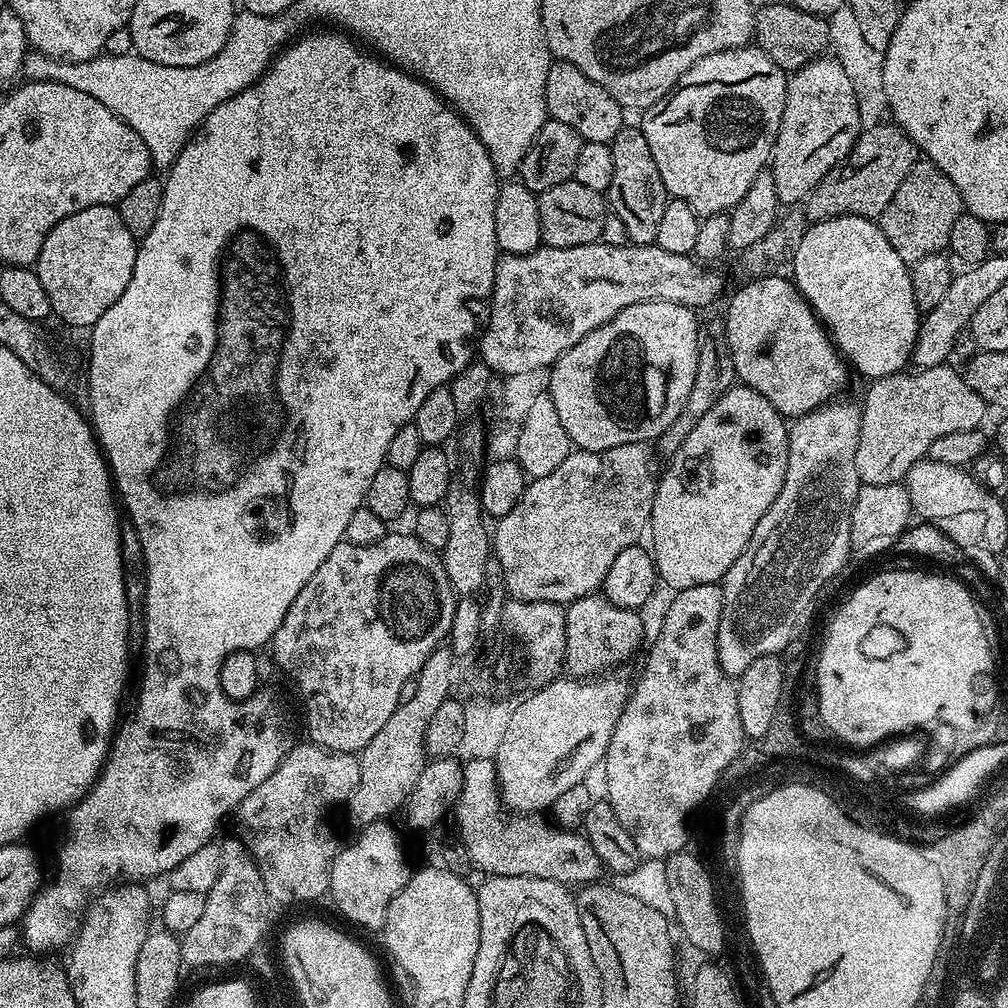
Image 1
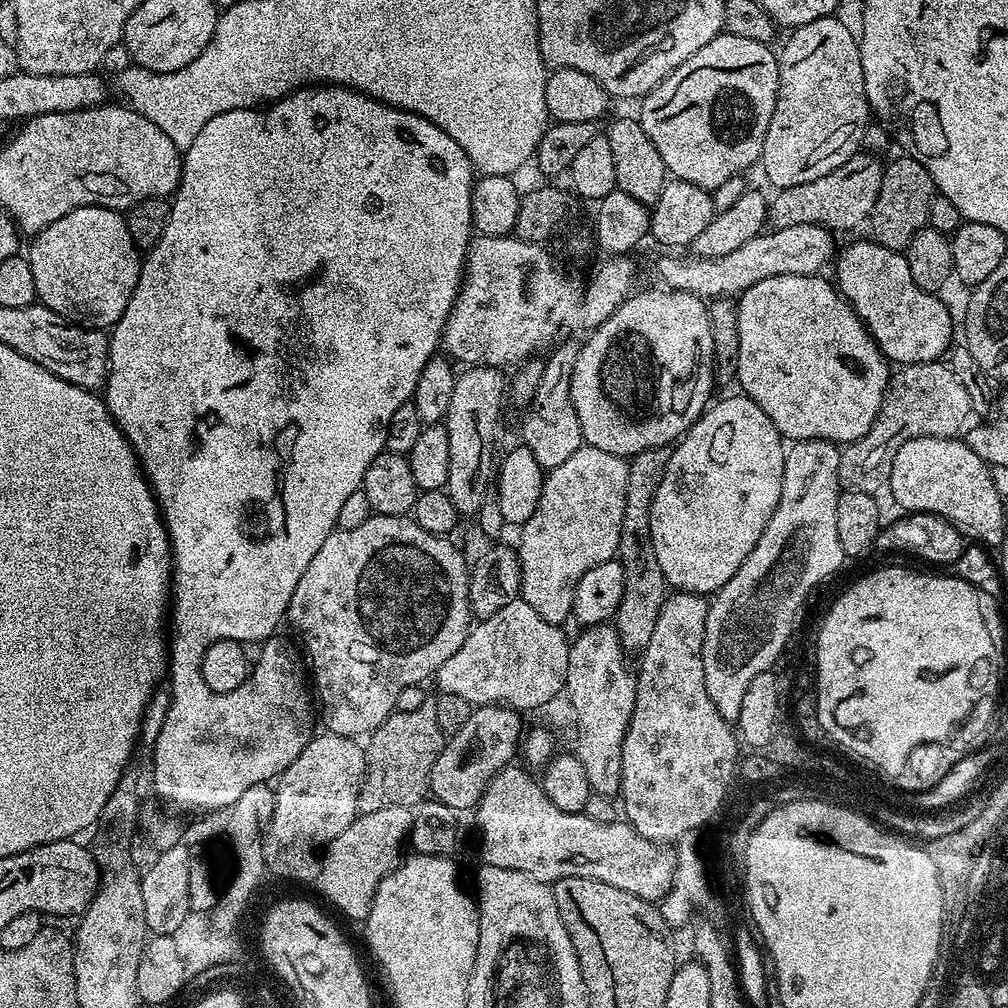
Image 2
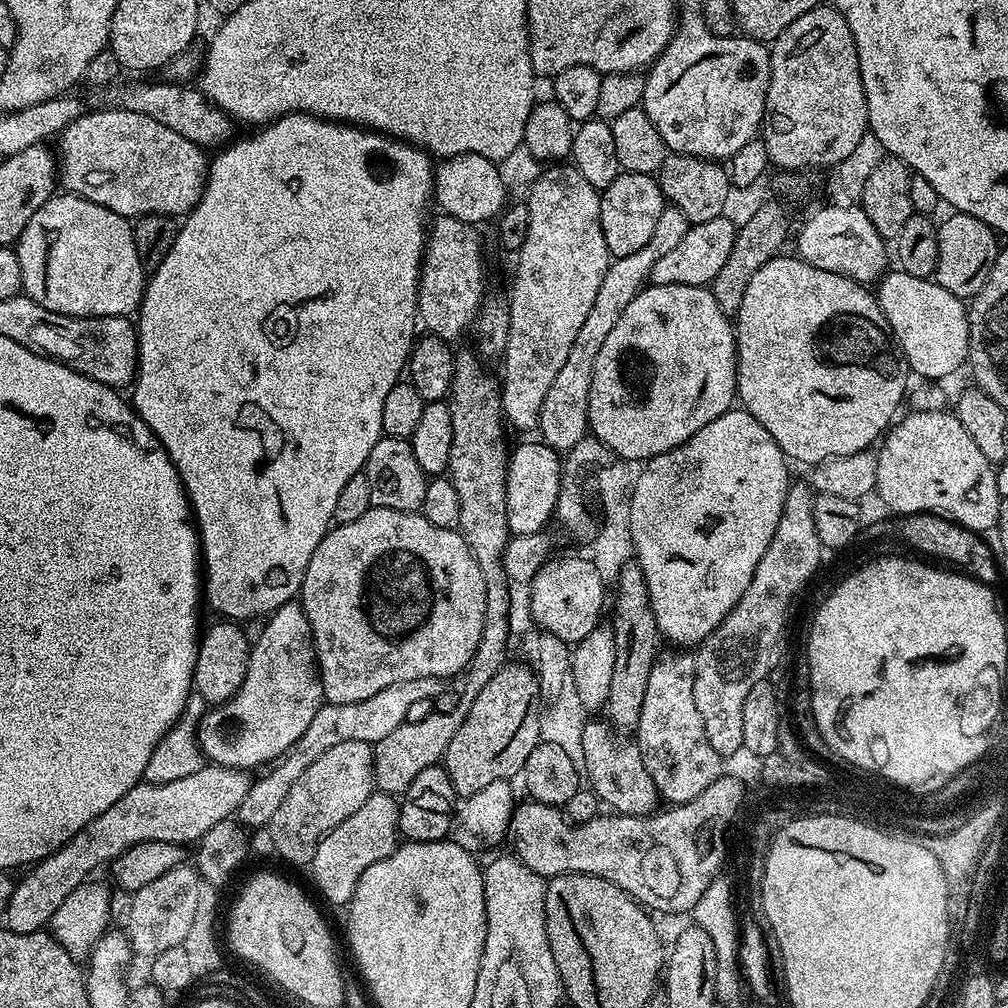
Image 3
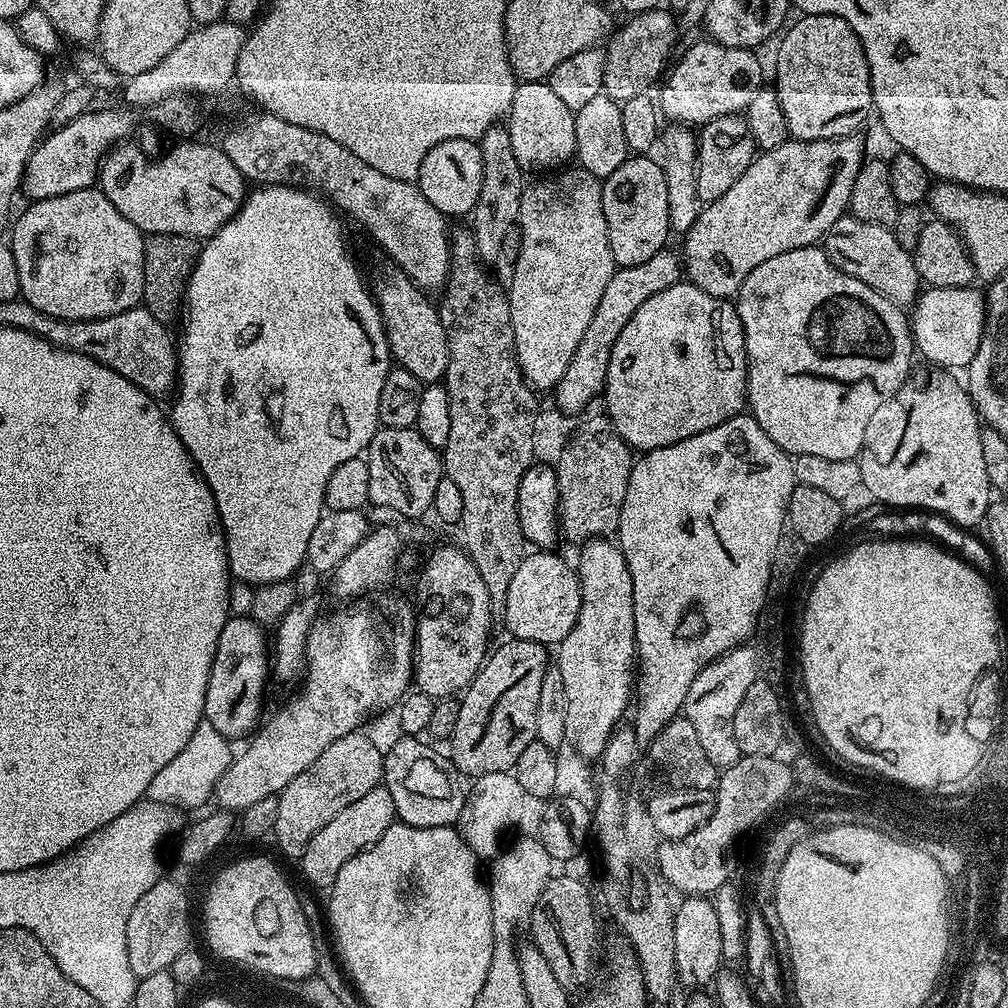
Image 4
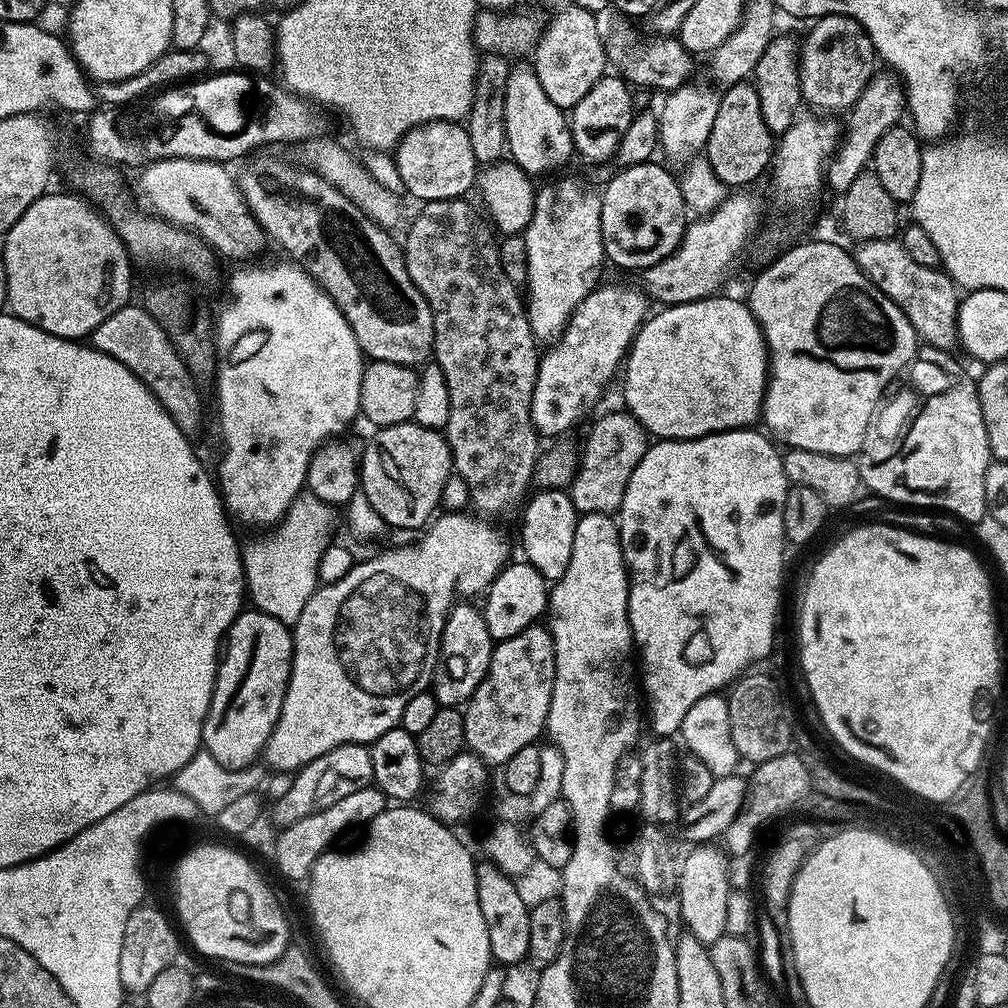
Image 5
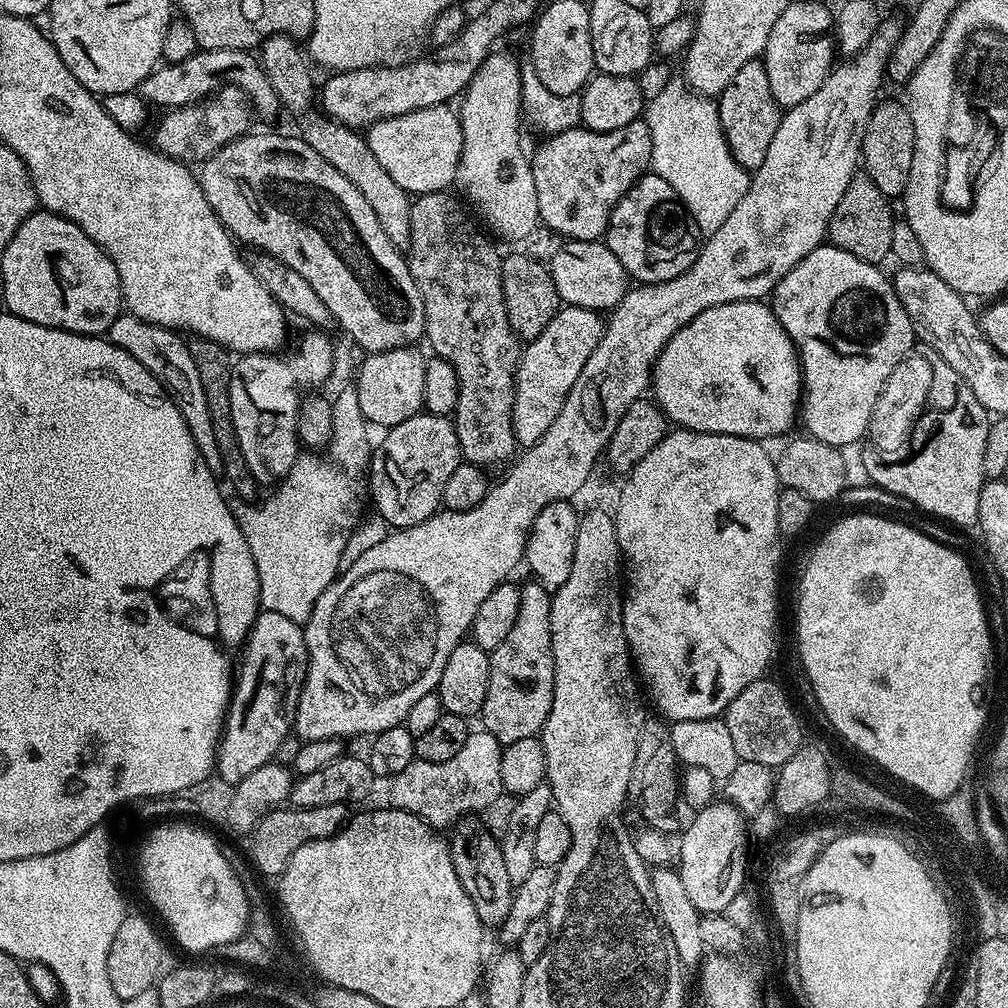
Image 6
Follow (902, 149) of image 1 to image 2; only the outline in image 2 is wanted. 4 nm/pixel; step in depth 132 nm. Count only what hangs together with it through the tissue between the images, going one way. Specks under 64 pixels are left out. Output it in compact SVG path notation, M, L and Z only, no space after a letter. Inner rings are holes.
M861 150L842 166L830 170L830 174L814 178L814 182L802 182L802 186L779 189L775 193L776 197L773 195L768 201L767 223L772 228L813 224L836 234L847 228L856 228L872 215L883 173L882 160L871 156L867 150Z

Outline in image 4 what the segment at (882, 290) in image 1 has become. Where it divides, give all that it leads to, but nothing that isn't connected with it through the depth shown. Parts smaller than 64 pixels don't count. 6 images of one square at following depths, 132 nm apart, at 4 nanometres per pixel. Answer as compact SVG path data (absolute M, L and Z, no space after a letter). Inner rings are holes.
M975 287L967 288L928 288L921 291L910 316L910 327L914 348L920 352L932 364L941 364L944 368L967 369L969 362L978 354L978 348L982 342L984 333L984 313L986 311L986 296L983 291L975 292Z

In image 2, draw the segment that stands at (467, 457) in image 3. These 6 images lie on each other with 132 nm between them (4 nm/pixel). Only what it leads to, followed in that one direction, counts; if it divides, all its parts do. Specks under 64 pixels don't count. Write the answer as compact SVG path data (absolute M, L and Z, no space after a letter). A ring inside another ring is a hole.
M426 698L416 710L394 711L369 733L364 746L367 770L359 792L359 813L373 813L389 806L406 805L412 808L425 799L430 770L446 739L433 718L434 704L433 699Z

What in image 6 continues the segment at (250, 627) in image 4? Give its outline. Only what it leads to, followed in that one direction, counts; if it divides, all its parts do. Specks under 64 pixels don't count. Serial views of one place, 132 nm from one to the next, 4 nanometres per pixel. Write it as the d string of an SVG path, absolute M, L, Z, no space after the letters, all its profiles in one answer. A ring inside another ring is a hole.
M257 612L248 639L242 645L244 657L238 660L238 671L234 676L232 699L228 701L228 715L224 717L224 726L220 733L220 743L216 750L215 771L220 772L219 779L229 786L235 786L258 770L258 766L273 763L278 746L284 739L293 735L296 723L296 707L304 679L308 673L308 651L306 638L301 625L290 622L290 618L282 614Z

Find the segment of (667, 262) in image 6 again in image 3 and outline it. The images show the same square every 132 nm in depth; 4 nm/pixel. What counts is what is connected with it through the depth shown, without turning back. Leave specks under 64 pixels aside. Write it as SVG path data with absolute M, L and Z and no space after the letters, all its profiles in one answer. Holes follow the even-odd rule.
M621 171L614 182L603 189L600 202L602 233L605 234L606 246L612 258L642 250L642 246L650 242L658 218L662 218L662 210L666 207L660 181L655 175L625 171Z

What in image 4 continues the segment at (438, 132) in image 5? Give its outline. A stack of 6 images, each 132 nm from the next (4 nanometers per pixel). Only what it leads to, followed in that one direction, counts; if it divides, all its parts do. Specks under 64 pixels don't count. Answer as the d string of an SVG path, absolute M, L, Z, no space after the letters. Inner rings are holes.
M450 138L446 142L438 142L438 146L431 148L422 158L418 187L426 202L437 208L443 217L467 217L478 202L482 178L482 154L479 143L475 140Z

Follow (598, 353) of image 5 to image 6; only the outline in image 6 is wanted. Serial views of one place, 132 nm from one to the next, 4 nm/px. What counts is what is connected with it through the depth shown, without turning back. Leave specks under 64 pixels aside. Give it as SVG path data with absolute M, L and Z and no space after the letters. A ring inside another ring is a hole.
M561 307L560 311L550 318L550 326L538 334L538 338L527 341L516 364L516 385L512 403L512 429L516 435L517 445L536 444L550 430L558 410L570 394L570 386L582 374L586 358L594 354L594 346L604 333L606 320L595 308ZM601 316L601 317L600 317Z

